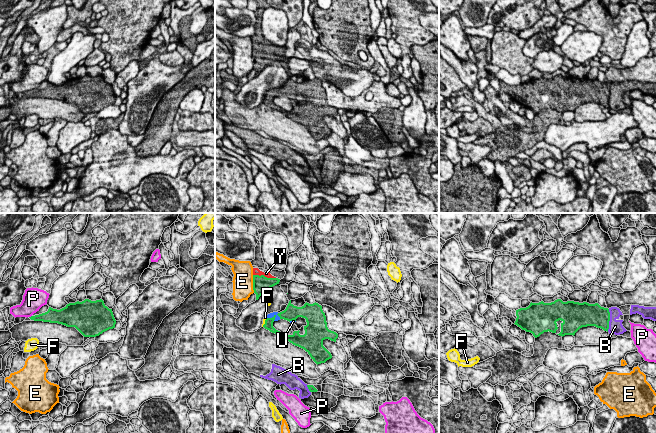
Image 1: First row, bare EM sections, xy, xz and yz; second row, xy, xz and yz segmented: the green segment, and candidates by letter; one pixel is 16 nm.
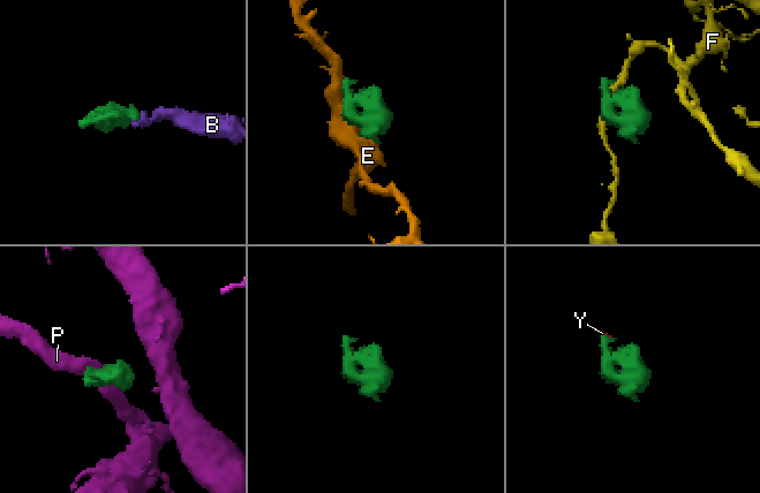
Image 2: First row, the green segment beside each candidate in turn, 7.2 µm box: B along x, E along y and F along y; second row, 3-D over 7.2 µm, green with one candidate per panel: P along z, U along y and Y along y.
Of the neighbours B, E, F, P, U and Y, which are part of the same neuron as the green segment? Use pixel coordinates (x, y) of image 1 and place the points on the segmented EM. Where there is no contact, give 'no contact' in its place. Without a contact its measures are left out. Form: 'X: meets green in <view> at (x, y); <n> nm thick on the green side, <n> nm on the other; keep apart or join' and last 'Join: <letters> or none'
B: meets green in yz at (609, 320); 340 nm thick on the green side, 220 nm on the other; keep apart
E: meets green in xz at (253, 284); 280 nm thick on the green side, 320 nm on the other; keep apart
F: meets green in xz at (265, 322); 140 nm thick on the green side, 50 nm on the other; keep apart
P: meets green in xy at (31, 316); 160 nm thick on the green side, 320 nm on the other; keep apart
U: meets green in xz at (274, 316); 220 nm thick on the green side, 70 nm on the other; join
Y: meets green in xz at (263, 275); 280 nm thick on the green side, 120 nm on the other; join
Join: U, Y

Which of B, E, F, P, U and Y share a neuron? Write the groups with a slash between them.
B / E / F / P / U Y

